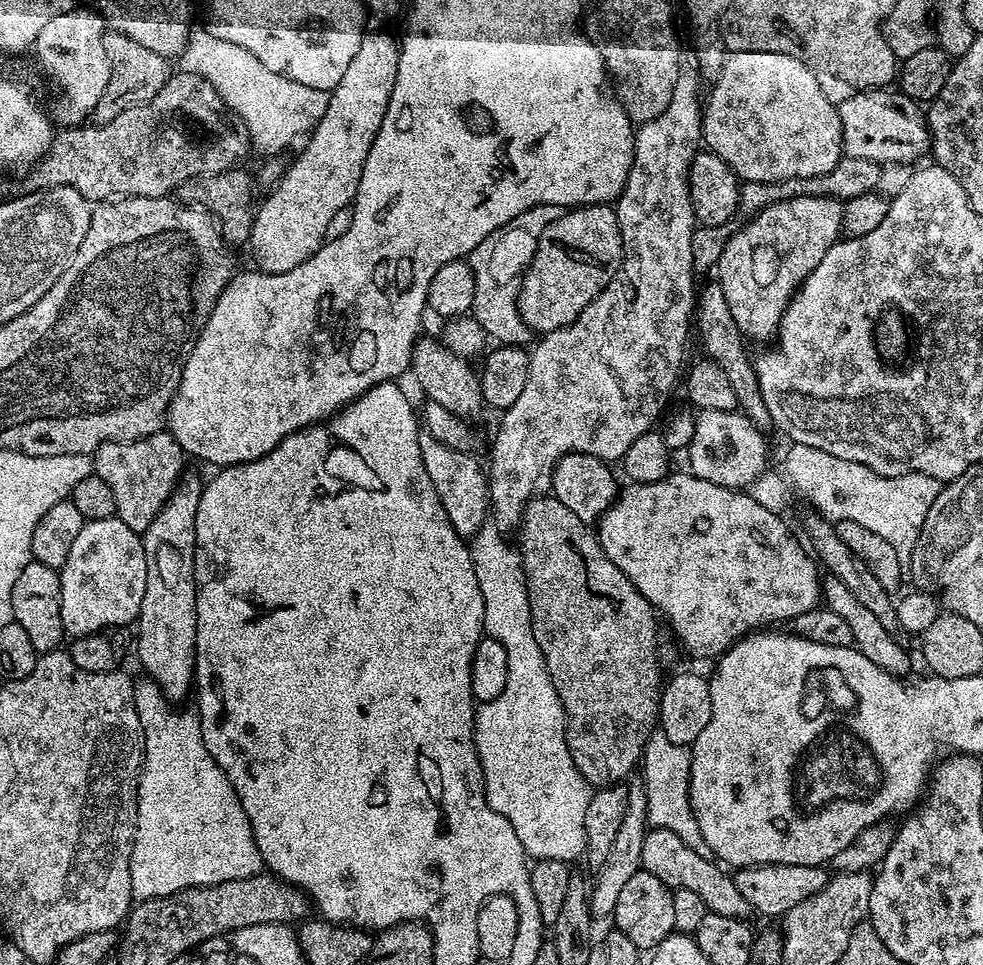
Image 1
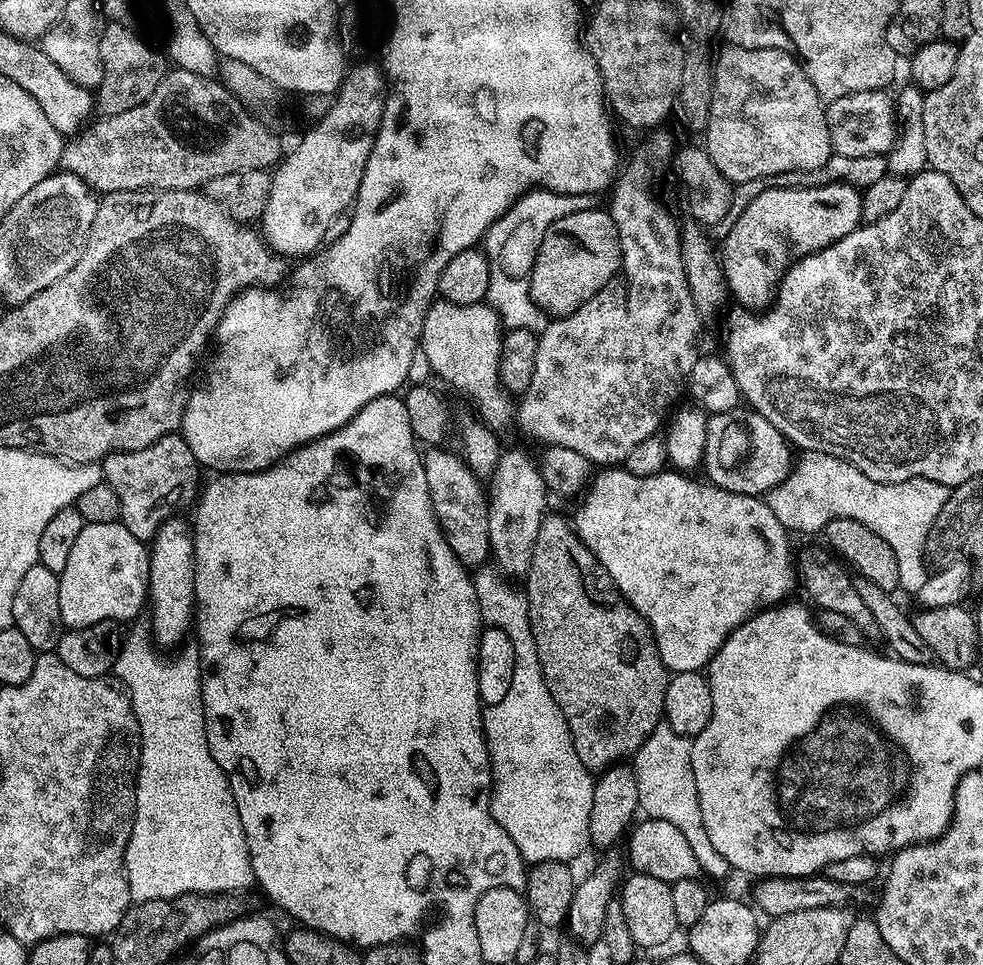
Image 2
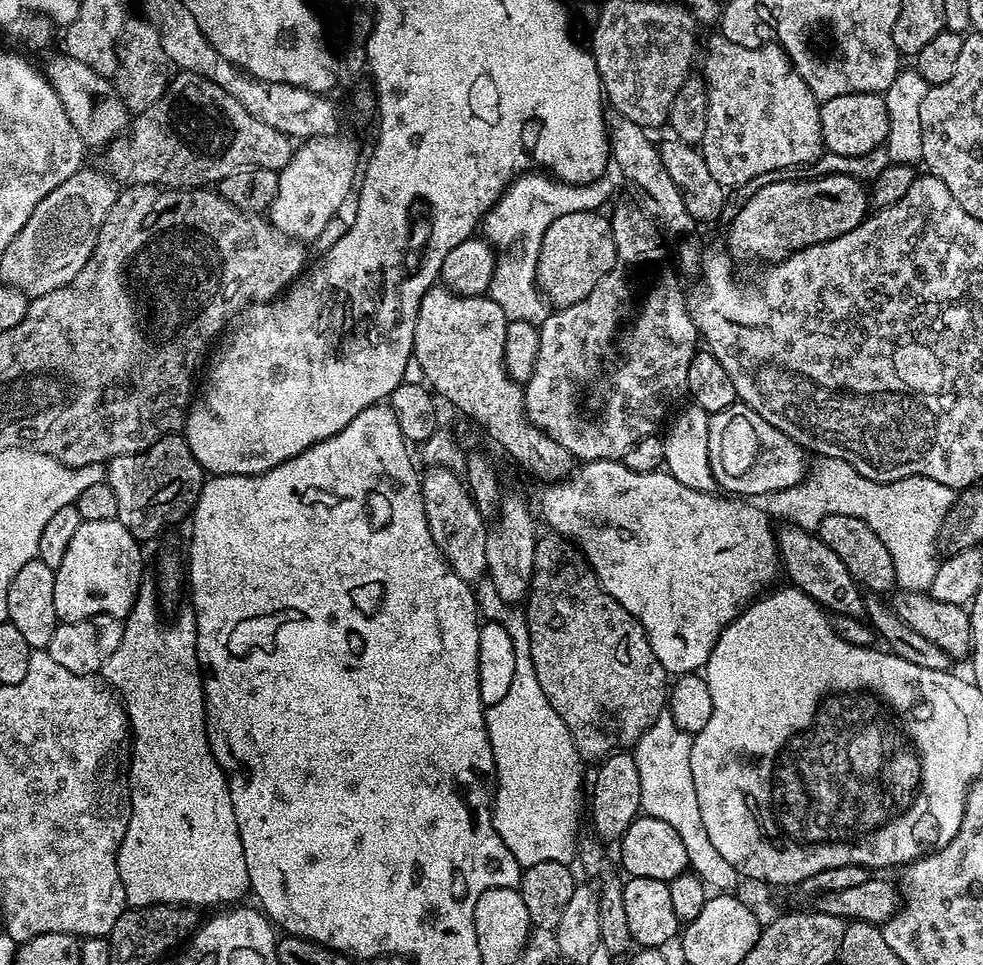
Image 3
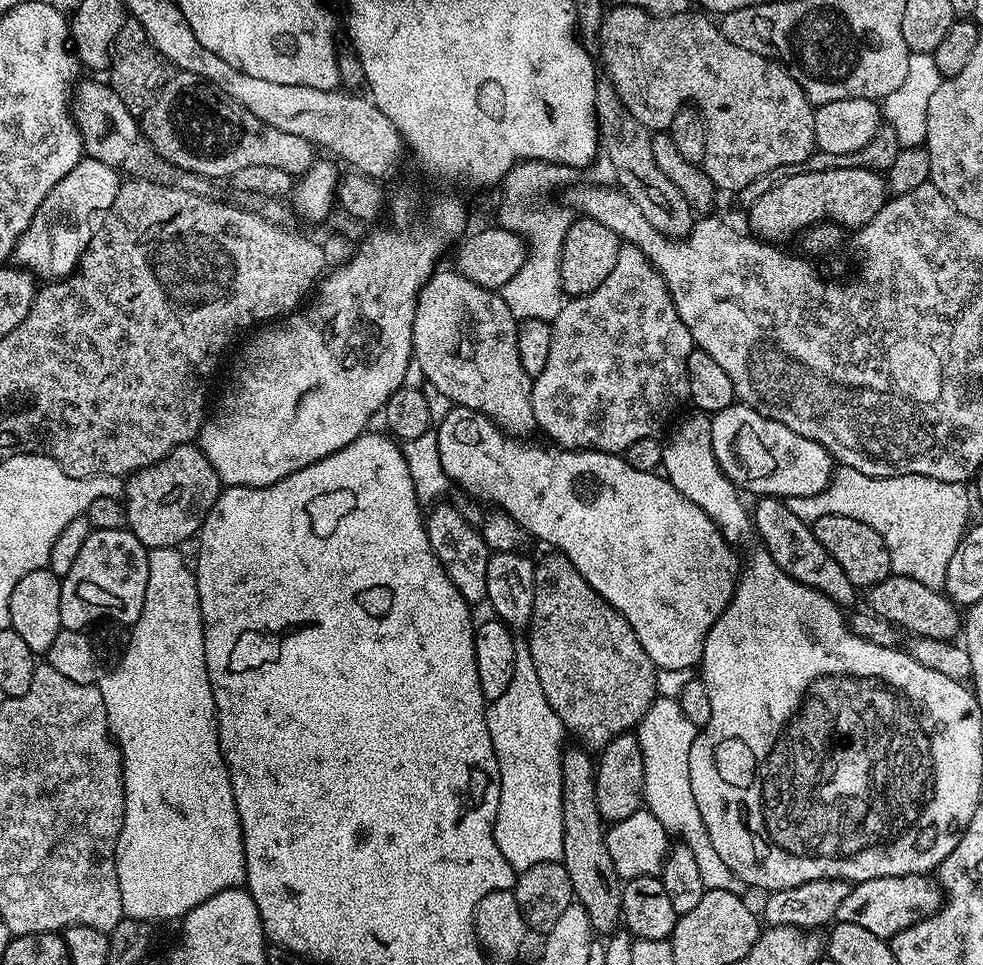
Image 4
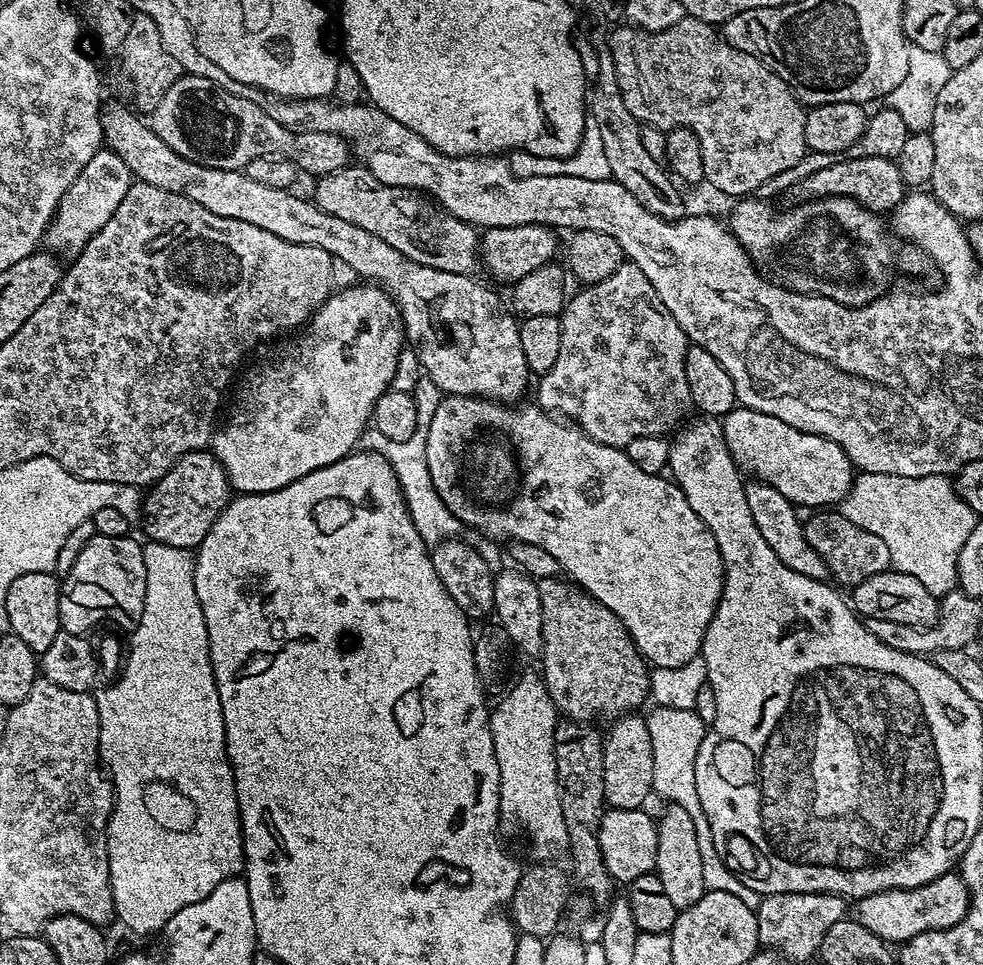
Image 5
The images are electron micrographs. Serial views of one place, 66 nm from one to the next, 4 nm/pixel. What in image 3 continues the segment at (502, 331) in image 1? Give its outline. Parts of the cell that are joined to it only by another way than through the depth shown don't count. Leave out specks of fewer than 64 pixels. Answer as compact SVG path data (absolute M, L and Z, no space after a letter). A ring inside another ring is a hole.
M606 170L593 184L566 184L557 182L548 174L525 174L517 176L504 189L504 195L484 217L482 232L498 253L494 278L487 295L502 306L509 320L530 322L537 326L546 322L550 308L536 286L536 267L538 254L542 250L542 238L546 230L550 230L550 222L562 218L562 214L603 209L603 204L624 183L623 173L617 170Z

